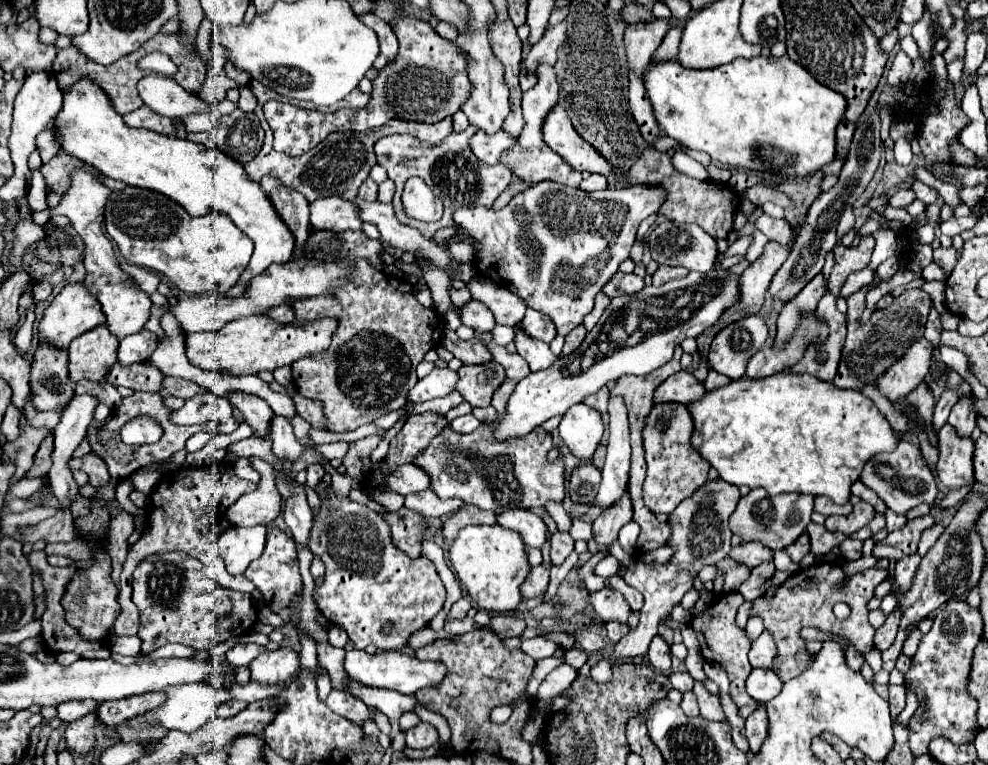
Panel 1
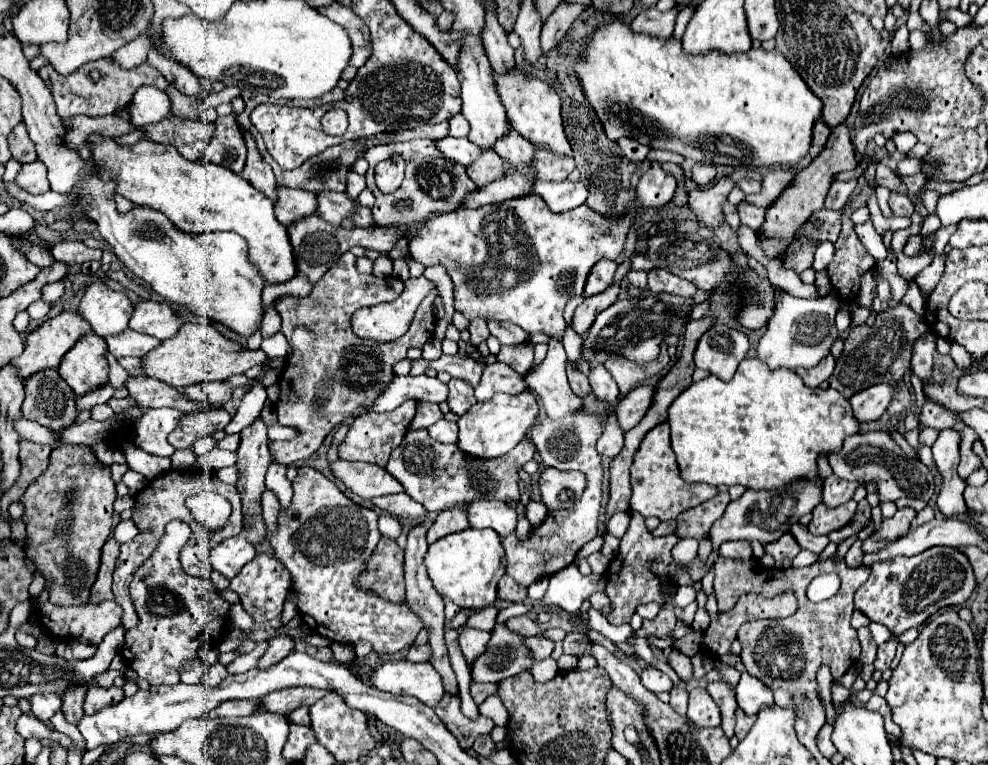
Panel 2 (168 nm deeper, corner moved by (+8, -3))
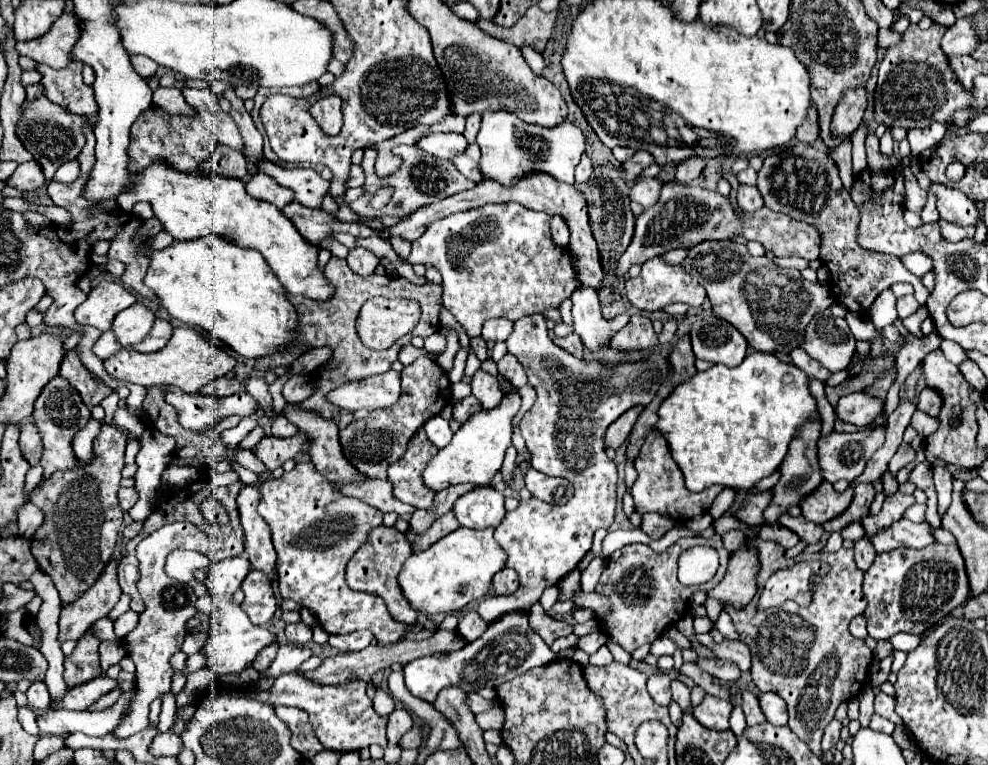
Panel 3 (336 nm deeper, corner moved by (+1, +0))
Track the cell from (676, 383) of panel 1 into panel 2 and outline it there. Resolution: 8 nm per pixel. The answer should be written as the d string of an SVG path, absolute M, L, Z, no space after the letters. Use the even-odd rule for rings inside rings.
M638 386L626 398L620 400L618 412L620 412L620 426L624 428L624 432L628 432L636 422L642 420L642 416L648 412L652 404L654 394L656 386Z

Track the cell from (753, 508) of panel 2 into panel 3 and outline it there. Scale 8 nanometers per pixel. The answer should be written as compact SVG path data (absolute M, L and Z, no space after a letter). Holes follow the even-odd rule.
M807 421L799 427L799 433L795 433L795 437L789 443L789 451L779 467L781 471L781 479L779 483L773 487L773 499L771 505L767 507L765 515L765 523L777 523L779 513L785 513L789 505L799 505L799 501L811 493L811 489L815 489L815 485L819 485L819 481L823 479L819 475L819 465L815 461L815 441L821 437L821 423L819 421Z

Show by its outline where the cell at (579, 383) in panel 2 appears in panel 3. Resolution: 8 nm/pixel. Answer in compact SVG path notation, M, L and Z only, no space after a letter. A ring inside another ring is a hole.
M569 333L567 337L555 337L553 339L559 347L563 347L563 349L569 349L569 353L573 353L575 357L583 357L583 343L581 343L581 339L579 339L579 335L577 333Z

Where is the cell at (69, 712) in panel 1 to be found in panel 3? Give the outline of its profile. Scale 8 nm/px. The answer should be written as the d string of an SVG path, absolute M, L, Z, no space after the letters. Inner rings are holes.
M35 681L29 689L27 689L27 705L31 709L39 709L39 711L45 711L49 707L49 691L45 687L43 681Z

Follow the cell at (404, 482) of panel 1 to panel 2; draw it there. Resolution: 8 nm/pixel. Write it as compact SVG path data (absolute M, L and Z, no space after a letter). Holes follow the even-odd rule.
M334 462L330 466L332 474L342 480L354 494L362 498L376 498L388 494L404 492L404 486L396 478L392 478L386 468L368 462Z

